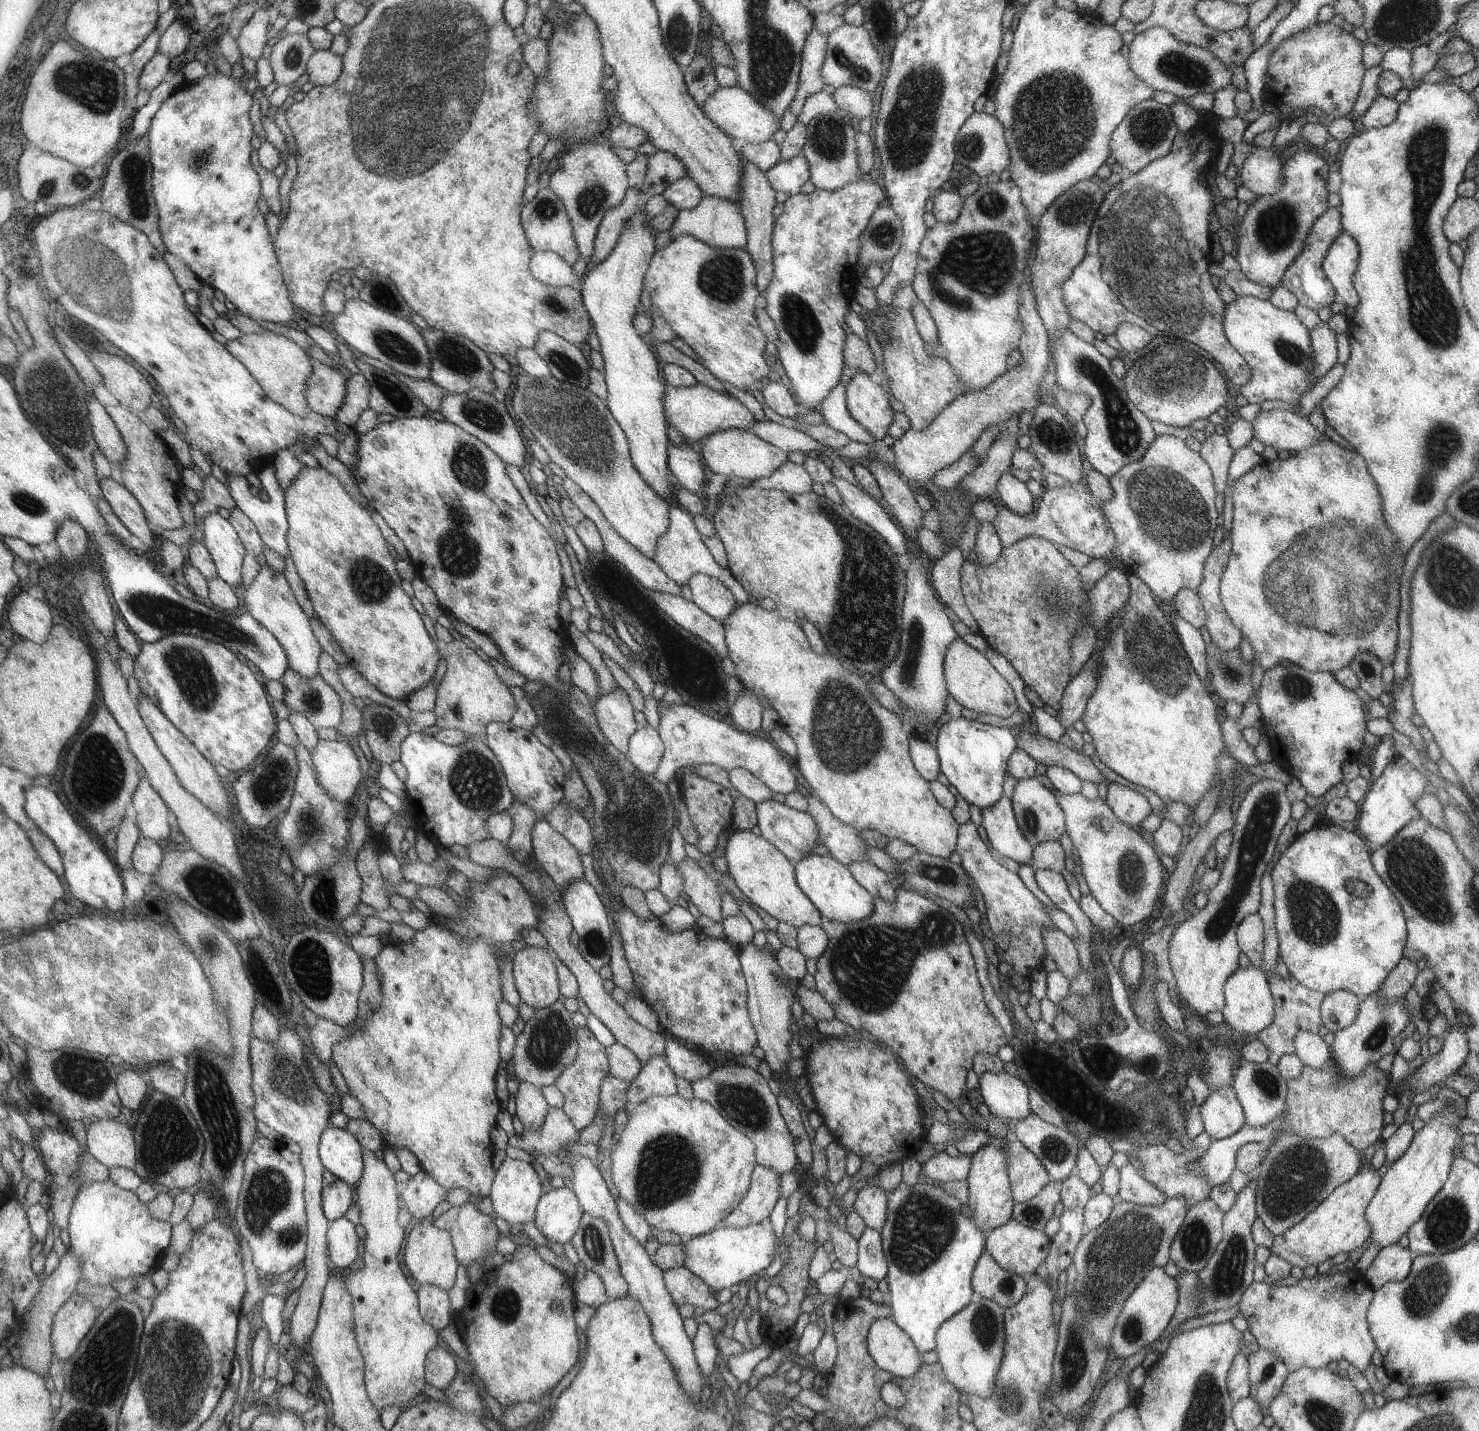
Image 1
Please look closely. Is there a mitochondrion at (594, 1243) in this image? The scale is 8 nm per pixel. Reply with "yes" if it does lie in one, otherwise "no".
yes

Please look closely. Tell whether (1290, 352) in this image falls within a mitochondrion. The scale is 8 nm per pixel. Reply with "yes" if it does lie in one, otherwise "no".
yes

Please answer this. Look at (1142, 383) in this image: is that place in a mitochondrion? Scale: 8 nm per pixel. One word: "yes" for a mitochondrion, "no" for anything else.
yes

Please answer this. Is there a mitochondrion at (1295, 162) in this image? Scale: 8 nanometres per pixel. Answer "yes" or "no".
no

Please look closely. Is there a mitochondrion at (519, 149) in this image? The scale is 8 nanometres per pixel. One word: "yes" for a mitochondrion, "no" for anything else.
no

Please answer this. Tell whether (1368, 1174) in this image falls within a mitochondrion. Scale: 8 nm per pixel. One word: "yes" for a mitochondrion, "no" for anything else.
no

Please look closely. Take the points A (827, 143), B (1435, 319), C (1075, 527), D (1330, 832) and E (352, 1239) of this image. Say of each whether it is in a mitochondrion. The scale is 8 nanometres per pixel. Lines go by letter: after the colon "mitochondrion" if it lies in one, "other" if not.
A: mitochondrion
B: mitochondrion
C: other
D: other
E: other

